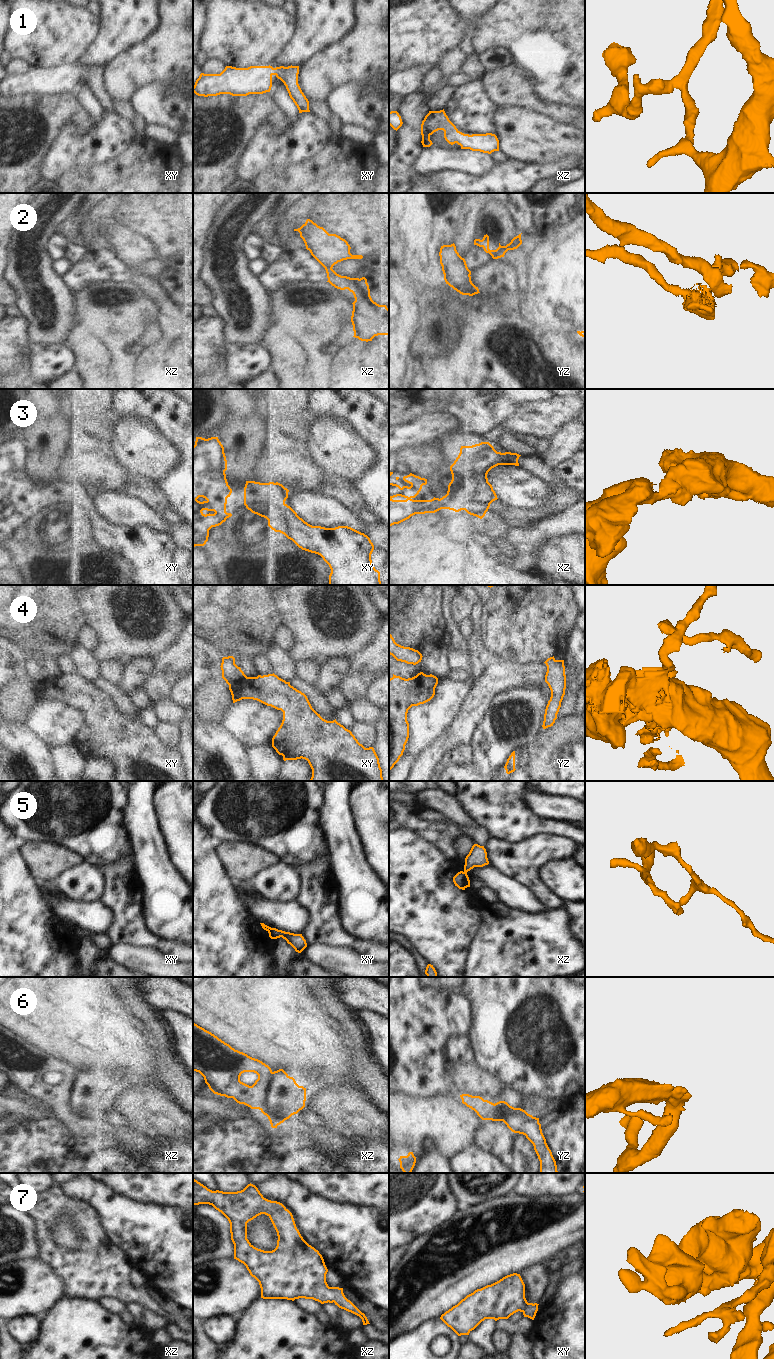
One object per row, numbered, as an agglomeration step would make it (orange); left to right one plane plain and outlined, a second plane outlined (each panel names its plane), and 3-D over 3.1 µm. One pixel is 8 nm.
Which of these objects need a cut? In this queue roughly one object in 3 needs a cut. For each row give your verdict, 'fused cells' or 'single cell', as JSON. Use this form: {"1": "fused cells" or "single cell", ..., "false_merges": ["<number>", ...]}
{"1": "single cell", "2": "single cell", "3": "single cell", "4": "fused cells", "5": "fused cells", "6": "fused cells", "7": "single cell", "false_merges": ["4", "5", "6"]}

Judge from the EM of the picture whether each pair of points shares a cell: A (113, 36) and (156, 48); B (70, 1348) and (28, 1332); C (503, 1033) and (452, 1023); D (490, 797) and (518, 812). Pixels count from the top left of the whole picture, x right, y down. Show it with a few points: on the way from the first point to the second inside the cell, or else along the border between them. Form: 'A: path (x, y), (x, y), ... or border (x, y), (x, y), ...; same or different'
A: border (154, 27), (143, 39), (117, 56); different
B: border (40, 1318), (39, 1334), (22, 1346); different
C: border (469, 1002), (471, 1020), (466, 1034); different
D: path (497, 804), (505, 812), (511, 812); same

